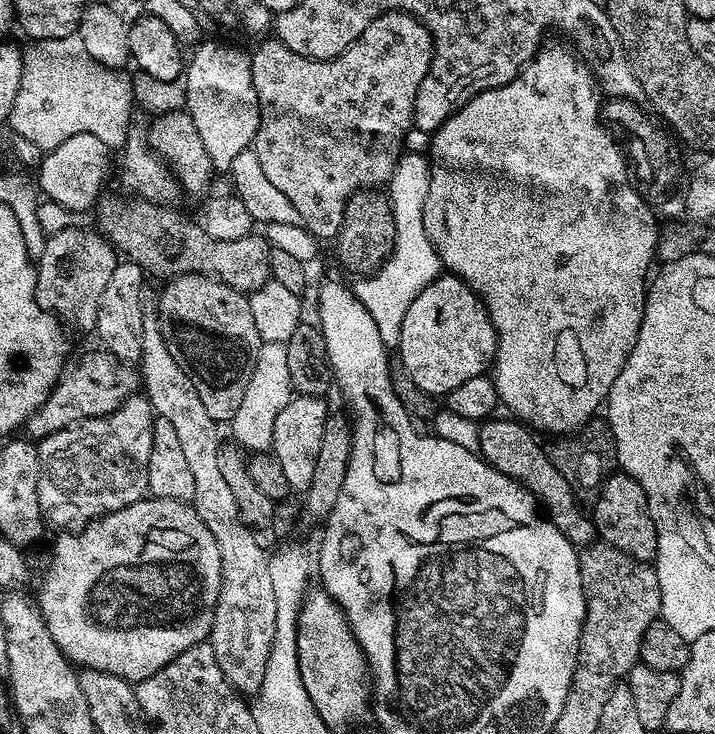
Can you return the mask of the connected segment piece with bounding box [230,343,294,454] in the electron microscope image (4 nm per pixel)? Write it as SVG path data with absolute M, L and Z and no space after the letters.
M261 343L258 358L254 362L254 374L250 374L246 394L242 394L242 402L230 422L230 428L236 435L235 443L252 454L271 453L274 418L282 414L282 406L286 406L293 395L284 344Z

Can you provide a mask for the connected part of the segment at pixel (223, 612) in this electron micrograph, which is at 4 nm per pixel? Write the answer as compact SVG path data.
M152 310L144 314L138 370L142 375L143 395L151 404L153 413L169 424L170 432L178 434L182 455L190 465L194 477L191 507L196 509L206 530L214 534L214 542L218 542L222 582L210 637L214 658L218 658L218 666L222 666L222 674L230 687L245 697L255 697L262 686L262 678L266 678L270 646L274 646L275 603L274 586L270 583L269 553L254 542L254 534L246 530L238 514L238 502L234 502L234 494L230 494L230 486L226 486L218 467L222 437L216 433L217 421L206 414L206 406L202 406L198 399L194 382L186 378L186 370L174 362L174 354L170 354L170 346L166 346L166 338L162 338L160 318Z

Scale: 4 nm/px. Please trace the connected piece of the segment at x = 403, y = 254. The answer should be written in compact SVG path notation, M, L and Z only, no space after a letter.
M405 151L392 171L392 179L386 185L386 195L392 205L396 241L392 254L385 260L378 271L365 275L358 287L362 306L374 318L378 334L384 347L389 350L399 349L402 318L416 295L441 275L442 265L424 225L424 203L430 186L430 161L427 155Z

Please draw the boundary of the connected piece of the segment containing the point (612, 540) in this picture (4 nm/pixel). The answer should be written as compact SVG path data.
M622 470L613 471L605 480L608 481L599 485L598 495L591 505L593 508L590 508L592 523L599 539L601 536L605 545L625 552L632 560L655 561L658 534L642 486L638 486L635 478L627 476Z

